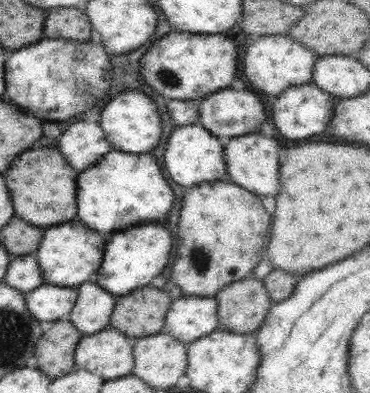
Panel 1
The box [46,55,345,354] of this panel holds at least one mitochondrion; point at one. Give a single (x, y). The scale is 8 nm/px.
(200, 260)

